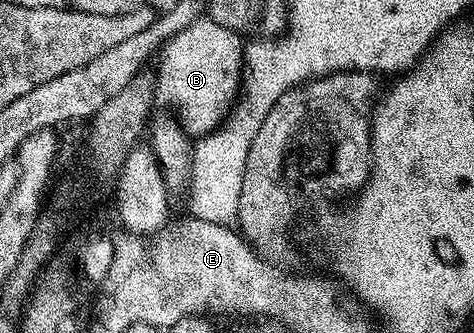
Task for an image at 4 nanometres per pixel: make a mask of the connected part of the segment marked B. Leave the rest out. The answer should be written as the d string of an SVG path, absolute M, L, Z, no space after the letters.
M202 17L171 37L159 51L155 74L157 77L157 94L160 102L170 103L177 107L179 122L190 136L209 135L221 126L225 116L229 114L241 85L241 65L243 62L243 39L236 31L223 29L214 19Z

